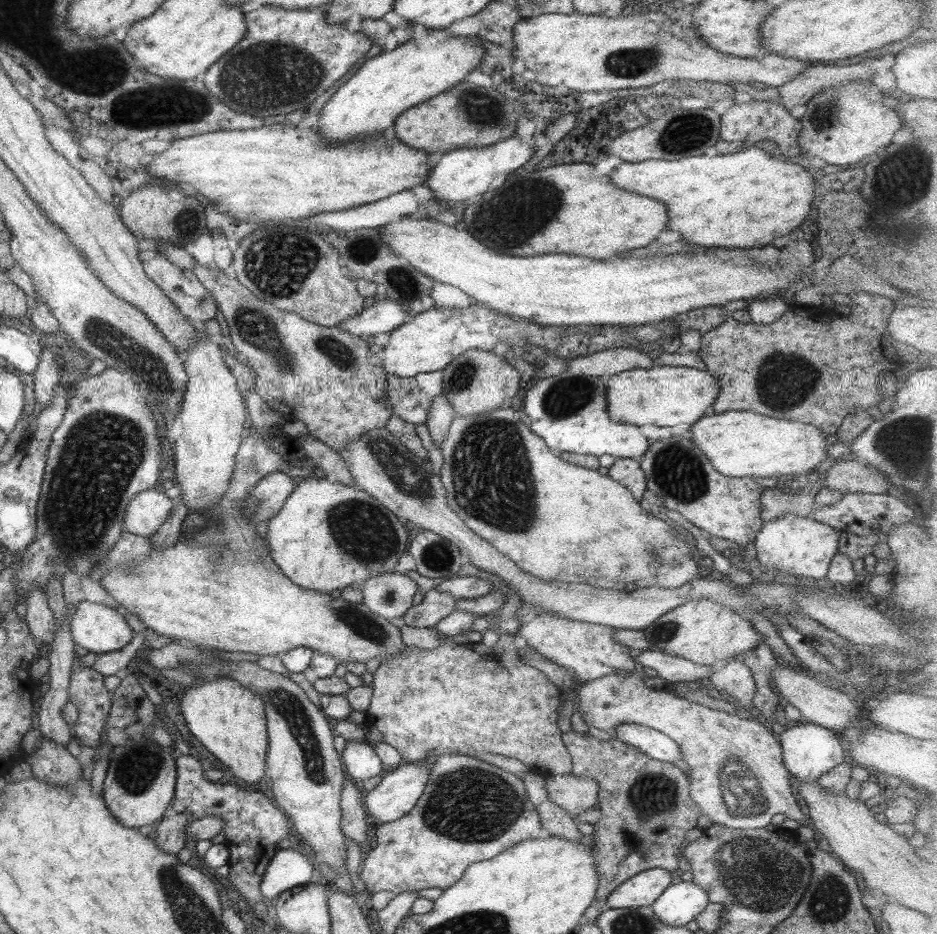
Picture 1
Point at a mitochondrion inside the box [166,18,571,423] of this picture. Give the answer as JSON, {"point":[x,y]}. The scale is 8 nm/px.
{"point":[266,78]}

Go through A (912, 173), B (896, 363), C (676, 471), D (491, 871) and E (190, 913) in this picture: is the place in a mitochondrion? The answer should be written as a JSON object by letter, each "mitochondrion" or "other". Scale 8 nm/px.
{"A":"mitochondrion","B":"other","C":"mitochondrion","D":"other","E":"mitochondrion"}

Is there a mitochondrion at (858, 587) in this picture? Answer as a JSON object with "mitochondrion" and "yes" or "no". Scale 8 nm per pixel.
{"mitochondrion":"no"}

